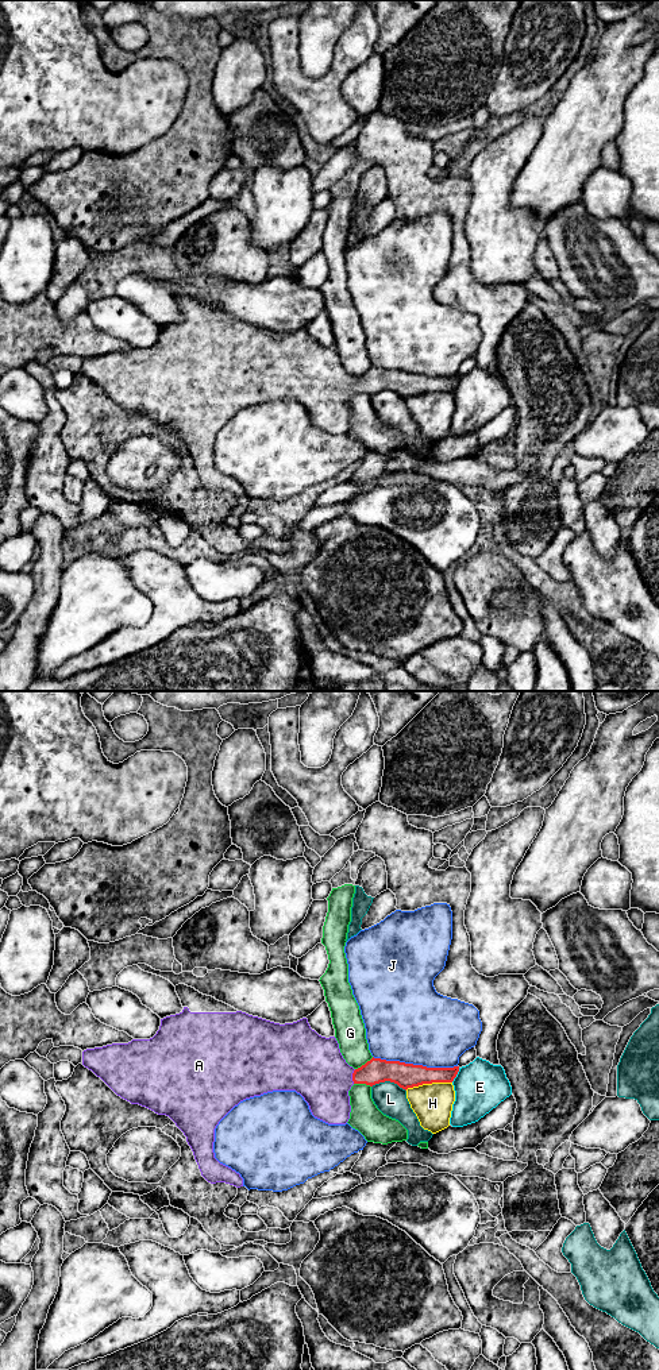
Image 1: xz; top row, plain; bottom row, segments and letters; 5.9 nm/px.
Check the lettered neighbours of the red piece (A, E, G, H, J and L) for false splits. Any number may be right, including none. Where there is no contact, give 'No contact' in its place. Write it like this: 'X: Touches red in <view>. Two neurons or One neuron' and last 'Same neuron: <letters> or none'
A: Touches red in xz. One neuron
E: Touches red in xz. Two neurons
G: Touches red in xz. Two neurons
H: Touches red in xz. Two neurons
J: Touches red in xz. Two neurons
L: Touches red in xz. Two neurons
Same neuron: A

